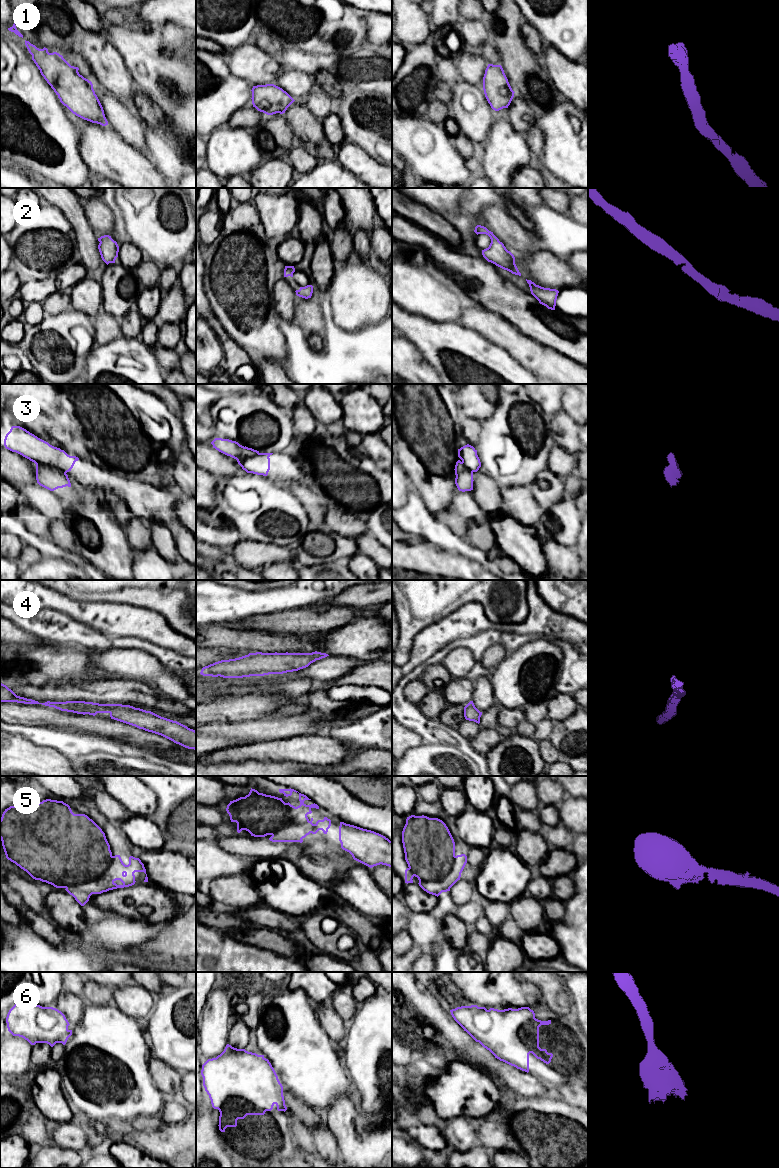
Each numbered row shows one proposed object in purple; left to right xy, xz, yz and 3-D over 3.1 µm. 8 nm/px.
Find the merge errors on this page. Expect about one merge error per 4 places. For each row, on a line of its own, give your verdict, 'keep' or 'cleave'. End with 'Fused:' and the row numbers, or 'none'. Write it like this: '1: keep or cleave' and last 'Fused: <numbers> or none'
1: keep
2: keep
3: cleave
4: keep
5: keep
6: keep
Fused: 3

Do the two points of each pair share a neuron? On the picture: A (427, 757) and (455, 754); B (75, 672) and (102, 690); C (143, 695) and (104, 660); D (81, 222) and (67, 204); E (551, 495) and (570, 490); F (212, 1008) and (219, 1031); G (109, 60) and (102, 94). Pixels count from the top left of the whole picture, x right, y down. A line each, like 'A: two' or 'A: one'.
A: one
B: two
C: two
D: one
E: two
F: one
G: two

